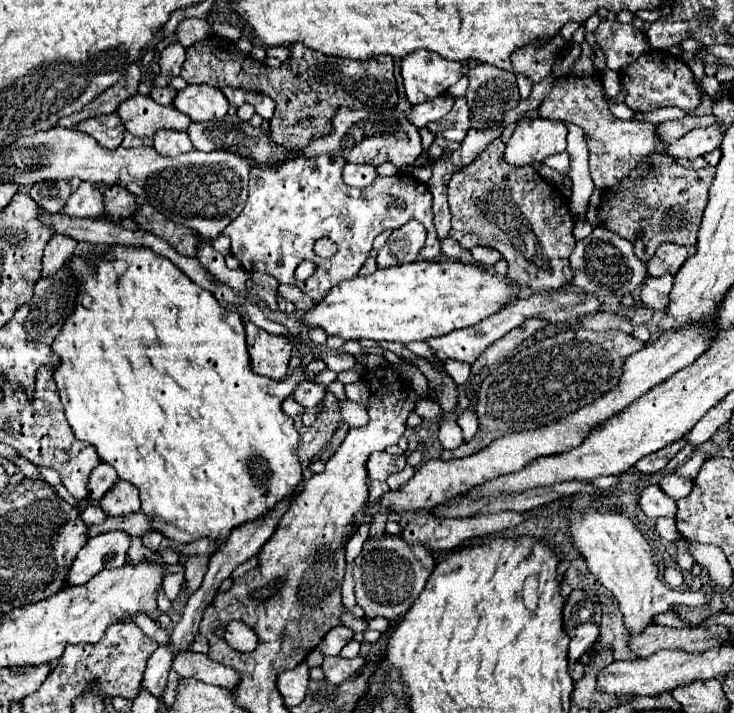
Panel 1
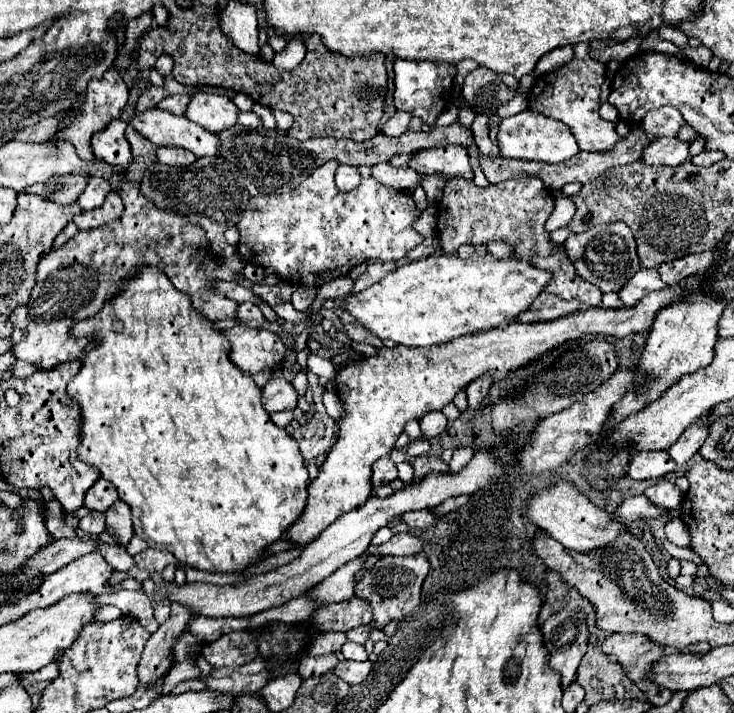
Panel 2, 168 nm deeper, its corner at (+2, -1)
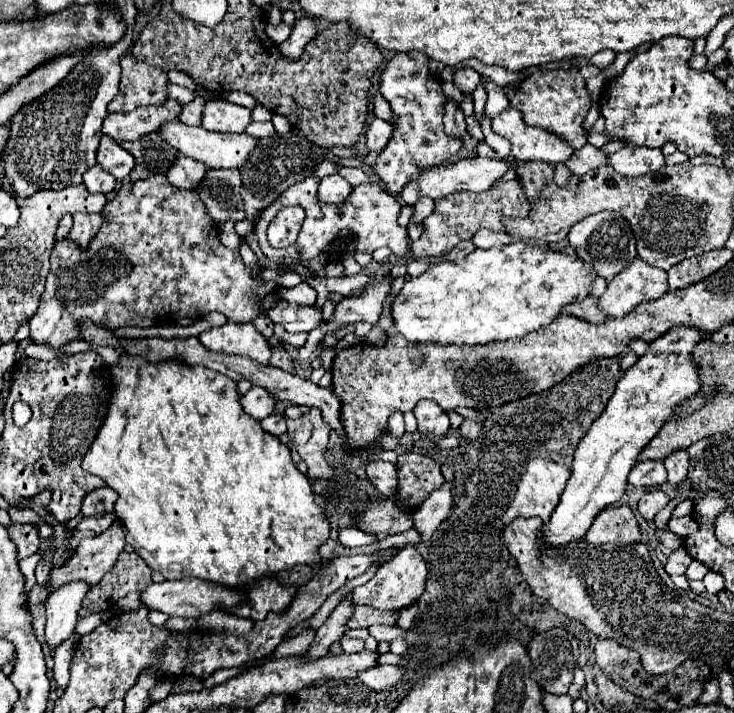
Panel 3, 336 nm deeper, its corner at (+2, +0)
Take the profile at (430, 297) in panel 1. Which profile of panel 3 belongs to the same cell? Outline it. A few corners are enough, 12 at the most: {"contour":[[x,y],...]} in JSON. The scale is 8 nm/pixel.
{"contour":[[524,242],[404,282],[410,342],[486,344],[592,294],[578,256]]}

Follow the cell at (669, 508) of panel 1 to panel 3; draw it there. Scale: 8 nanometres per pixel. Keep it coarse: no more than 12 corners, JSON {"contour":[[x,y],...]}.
{"contour":[[628,506],[596,516],[588,544],[634,544],[636,516]]}

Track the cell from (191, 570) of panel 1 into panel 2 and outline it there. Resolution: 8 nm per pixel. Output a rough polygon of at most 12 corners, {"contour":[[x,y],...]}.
{"contour":[[174,601],[170,619],[148,639],[138,663],[142,685],[172,667],[172,643],[190,621]]}

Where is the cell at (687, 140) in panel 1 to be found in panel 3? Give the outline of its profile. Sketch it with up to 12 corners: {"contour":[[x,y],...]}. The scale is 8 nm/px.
{"contour":[[622,148],[608,156],[622,176],[664,166],[662,150]]}

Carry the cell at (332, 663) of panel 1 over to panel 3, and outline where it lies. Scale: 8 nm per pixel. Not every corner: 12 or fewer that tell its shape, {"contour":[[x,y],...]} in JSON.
{"contour":[[374,666],[358,676],[374,690],[390,690],[404,678],[400,666]]}

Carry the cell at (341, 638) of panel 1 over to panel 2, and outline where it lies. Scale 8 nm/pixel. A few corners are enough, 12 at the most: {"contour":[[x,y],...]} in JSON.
{"contour":[[368,625],[346,631],[348,641],[366,643]]}

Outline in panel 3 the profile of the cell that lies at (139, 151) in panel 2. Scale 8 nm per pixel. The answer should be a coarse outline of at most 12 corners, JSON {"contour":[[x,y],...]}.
{"contour":[[158,134],[122,142],[130,180],[166,174],[180,154]]}

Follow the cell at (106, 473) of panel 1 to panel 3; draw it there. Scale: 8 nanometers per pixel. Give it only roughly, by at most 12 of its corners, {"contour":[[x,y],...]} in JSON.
{"contour":[[104,486],[84,498],[82,514],[114,512],[116,492]]}

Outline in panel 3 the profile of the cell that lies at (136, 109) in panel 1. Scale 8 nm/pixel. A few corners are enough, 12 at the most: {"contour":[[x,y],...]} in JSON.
{"contour":[[168,122],[160,136],[206,168],[242,168],[256,136]]}

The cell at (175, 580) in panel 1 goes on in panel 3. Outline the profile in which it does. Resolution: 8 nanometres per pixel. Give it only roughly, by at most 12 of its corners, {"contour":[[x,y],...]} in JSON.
{"contour":[[120,354],[84,470],[166,580],[264,620],[328,516],[236,382]]}

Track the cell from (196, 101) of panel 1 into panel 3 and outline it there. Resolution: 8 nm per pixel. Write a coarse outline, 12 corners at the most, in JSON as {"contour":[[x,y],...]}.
{"contour":[[208,100],[202,126],[240,134],[252,110],[226,100]]}

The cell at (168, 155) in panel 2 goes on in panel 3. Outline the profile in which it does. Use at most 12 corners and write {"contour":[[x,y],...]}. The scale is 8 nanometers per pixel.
{"contour":[[182,156],[168,170],[172,186],[196,190],[206,166]]}

